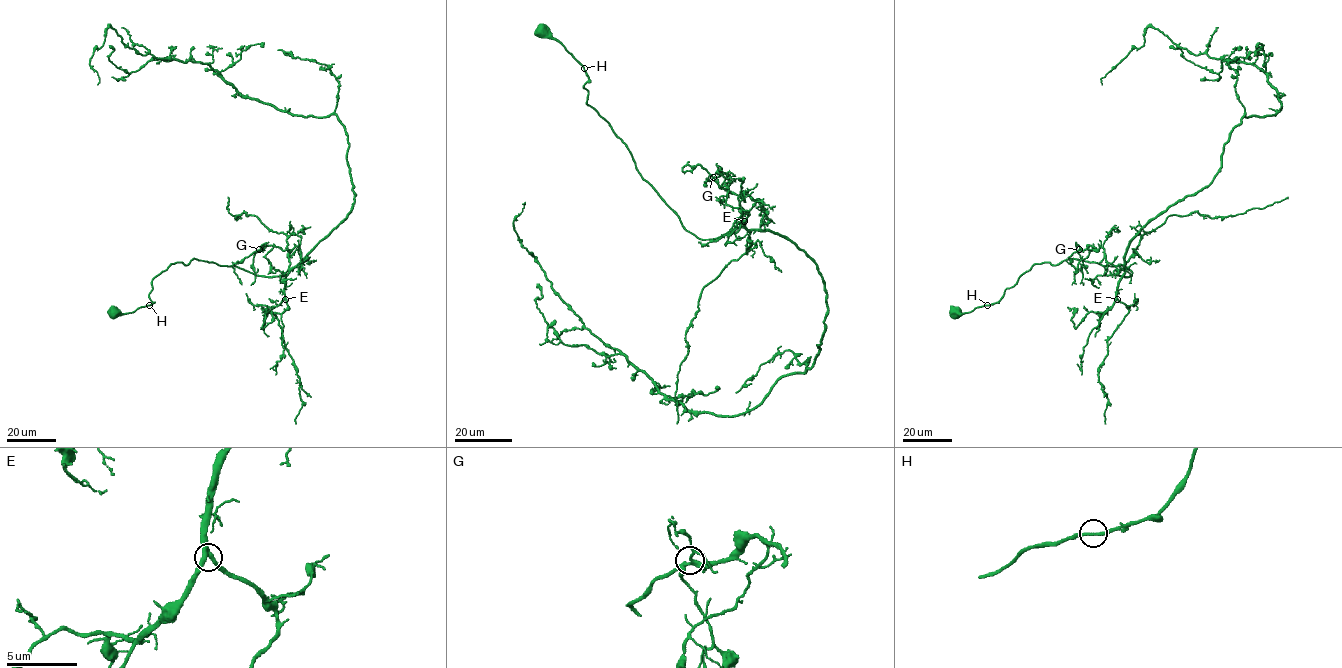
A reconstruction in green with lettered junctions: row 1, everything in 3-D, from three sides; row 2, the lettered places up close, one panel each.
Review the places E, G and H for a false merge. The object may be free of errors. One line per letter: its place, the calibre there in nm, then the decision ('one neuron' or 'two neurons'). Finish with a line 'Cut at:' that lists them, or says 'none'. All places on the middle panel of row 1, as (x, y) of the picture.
E: at (744, 221); 320 nm thick; one neuron
G: at (713, 177); 280 nm thick; one neuron
H: at (584, 68); 190 nm thick; one neuron
Cut at: none

